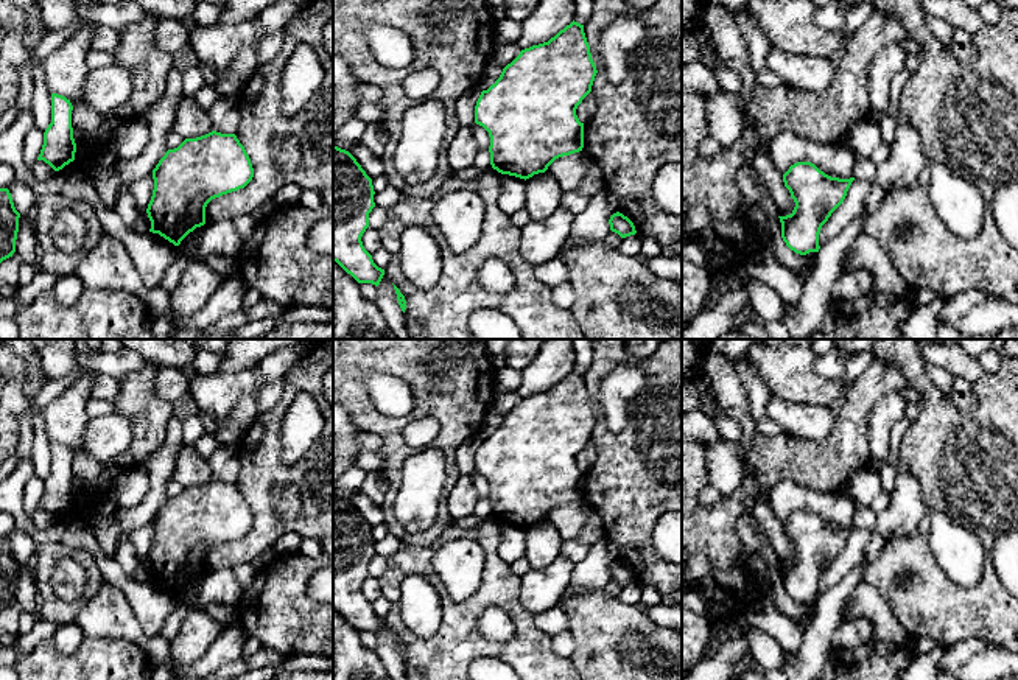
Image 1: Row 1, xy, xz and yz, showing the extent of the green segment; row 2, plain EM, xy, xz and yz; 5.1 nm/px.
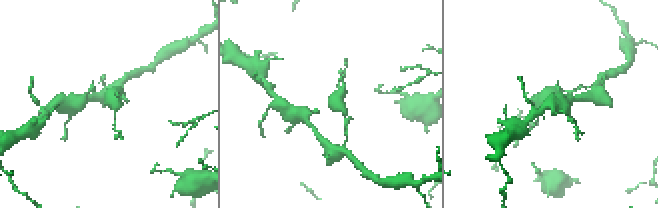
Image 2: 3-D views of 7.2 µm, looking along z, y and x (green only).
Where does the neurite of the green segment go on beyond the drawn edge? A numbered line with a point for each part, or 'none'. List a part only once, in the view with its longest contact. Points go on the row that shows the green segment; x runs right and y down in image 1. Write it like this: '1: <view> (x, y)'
none

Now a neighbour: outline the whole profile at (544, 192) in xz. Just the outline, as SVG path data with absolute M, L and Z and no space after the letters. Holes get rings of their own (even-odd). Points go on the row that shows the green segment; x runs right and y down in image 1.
M548 171L526 179L526 204L531 221L548 219L560 204L562 188L559 181Z

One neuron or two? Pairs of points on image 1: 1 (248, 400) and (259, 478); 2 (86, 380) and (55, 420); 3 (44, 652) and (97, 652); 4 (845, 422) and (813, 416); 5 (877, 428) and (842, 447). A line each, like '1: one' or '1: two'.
1: two
2: one
3: one
4: two
5: two

